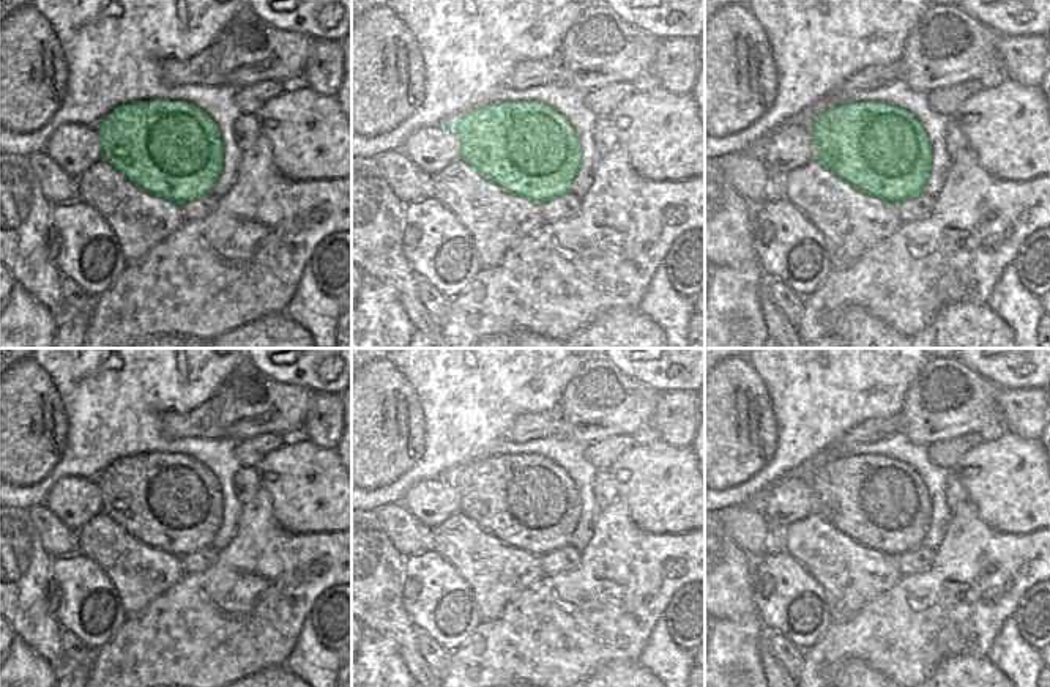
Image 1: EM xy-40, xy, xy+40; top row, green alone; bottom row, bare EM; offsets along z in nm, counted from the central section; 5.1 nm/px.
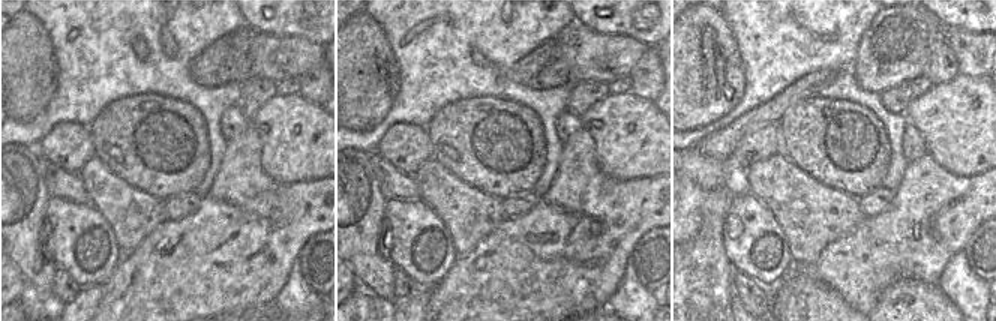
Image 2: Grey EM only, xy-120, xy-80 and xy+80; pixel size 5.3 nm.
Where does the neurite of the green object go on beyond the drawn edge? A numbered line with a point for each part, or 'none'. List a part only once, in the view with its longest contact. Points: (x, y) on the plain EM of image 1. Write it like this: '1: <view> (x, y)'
none

